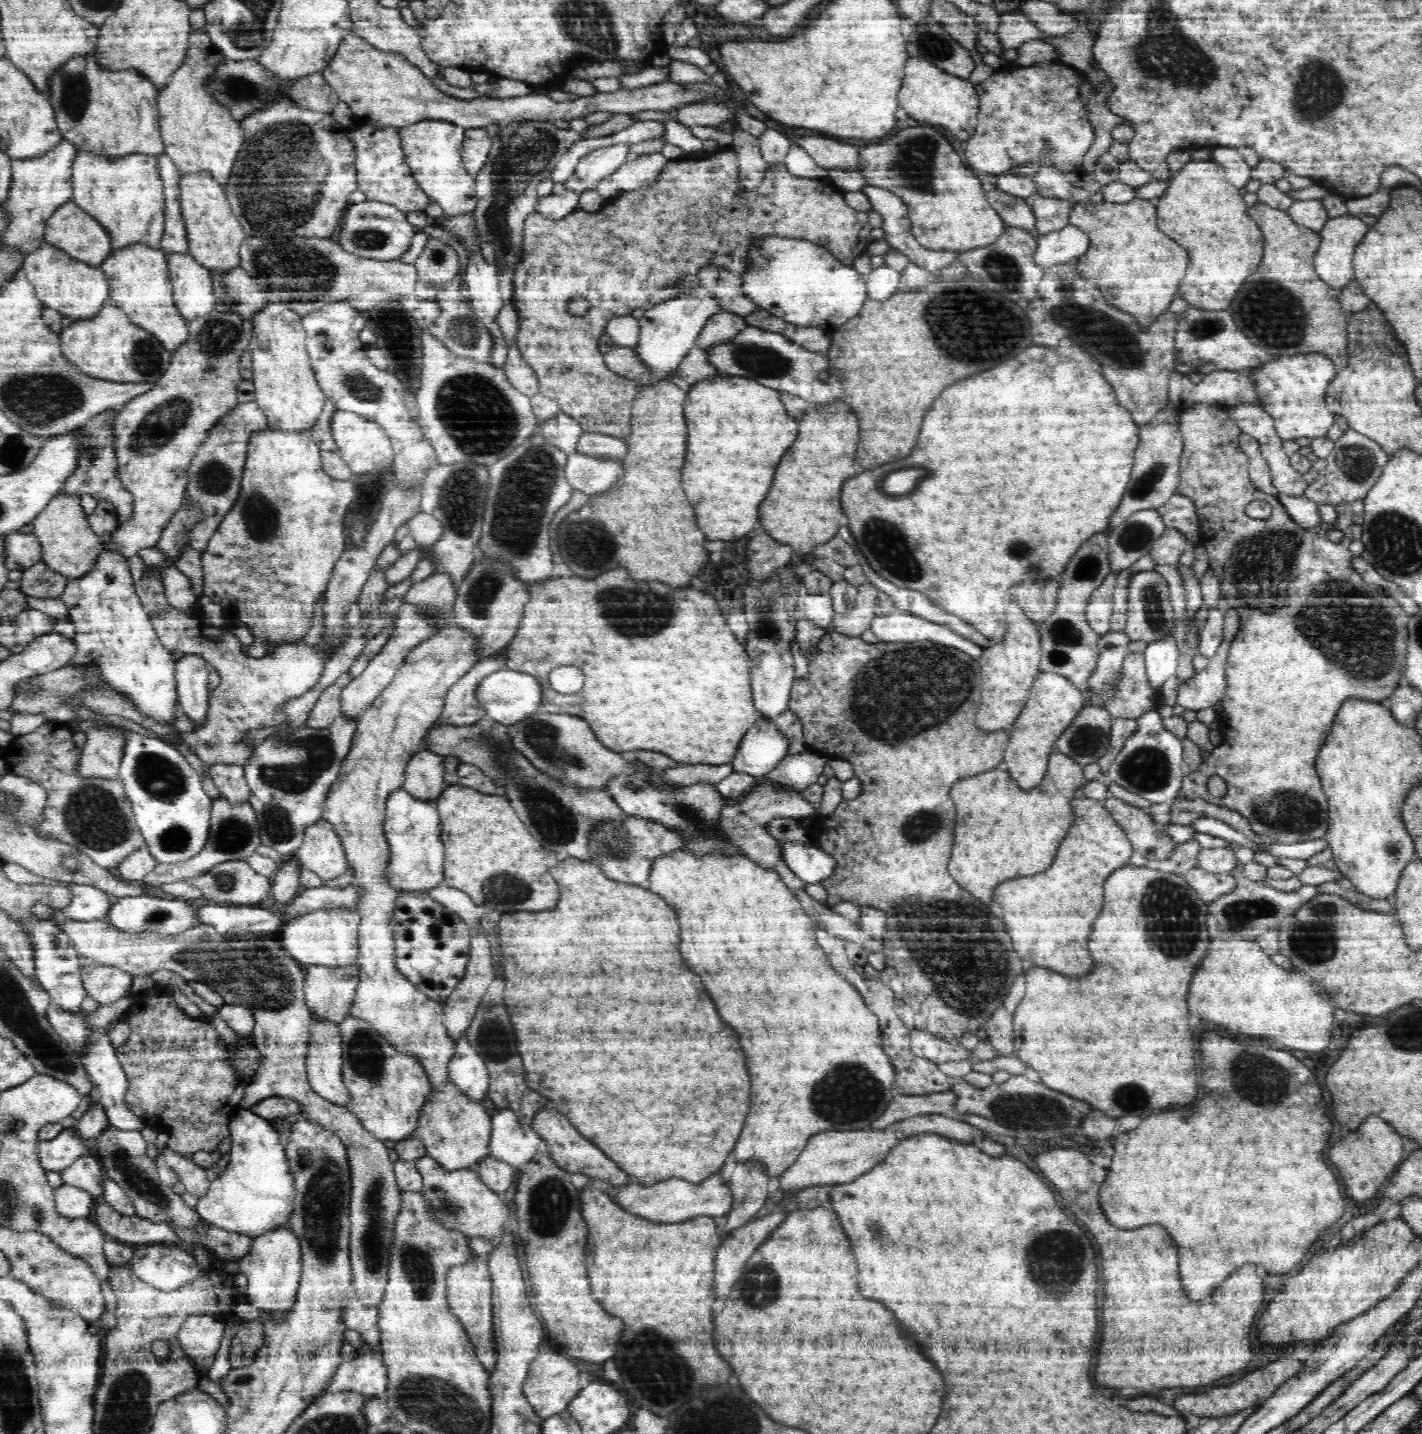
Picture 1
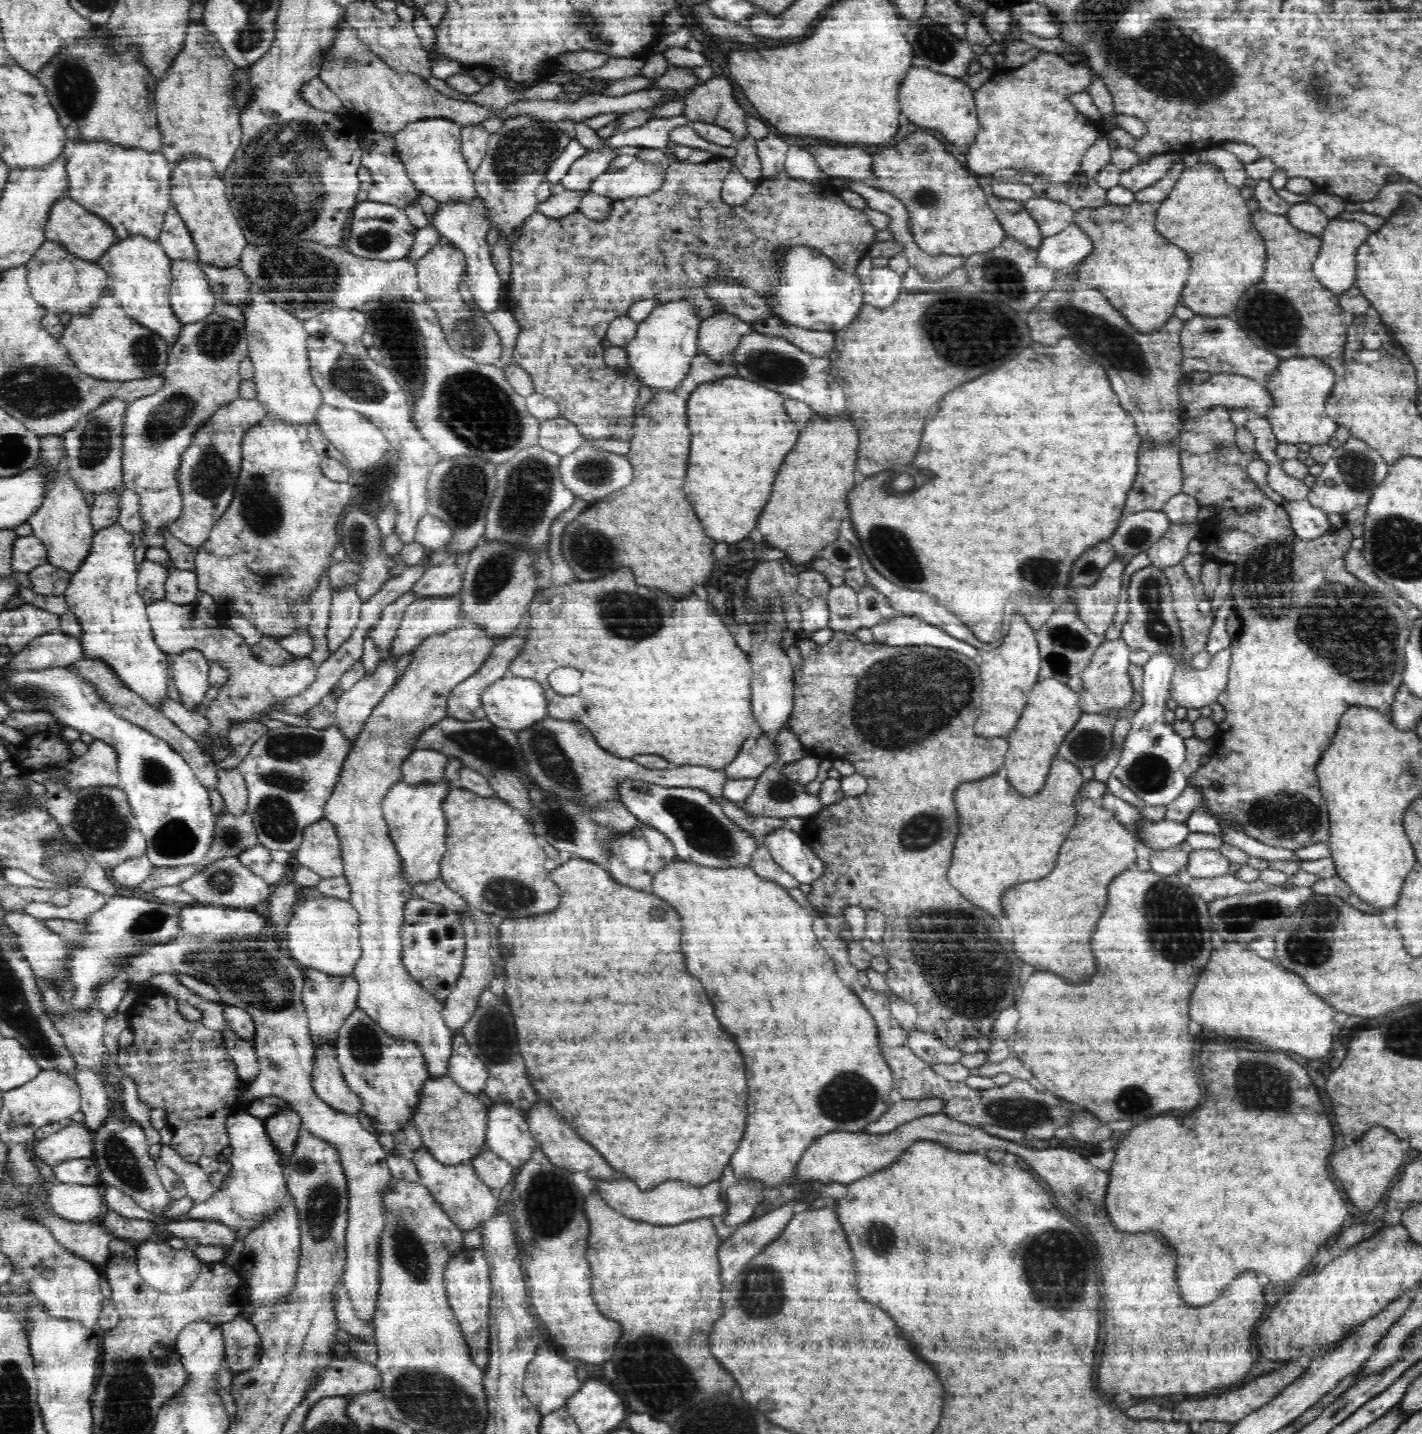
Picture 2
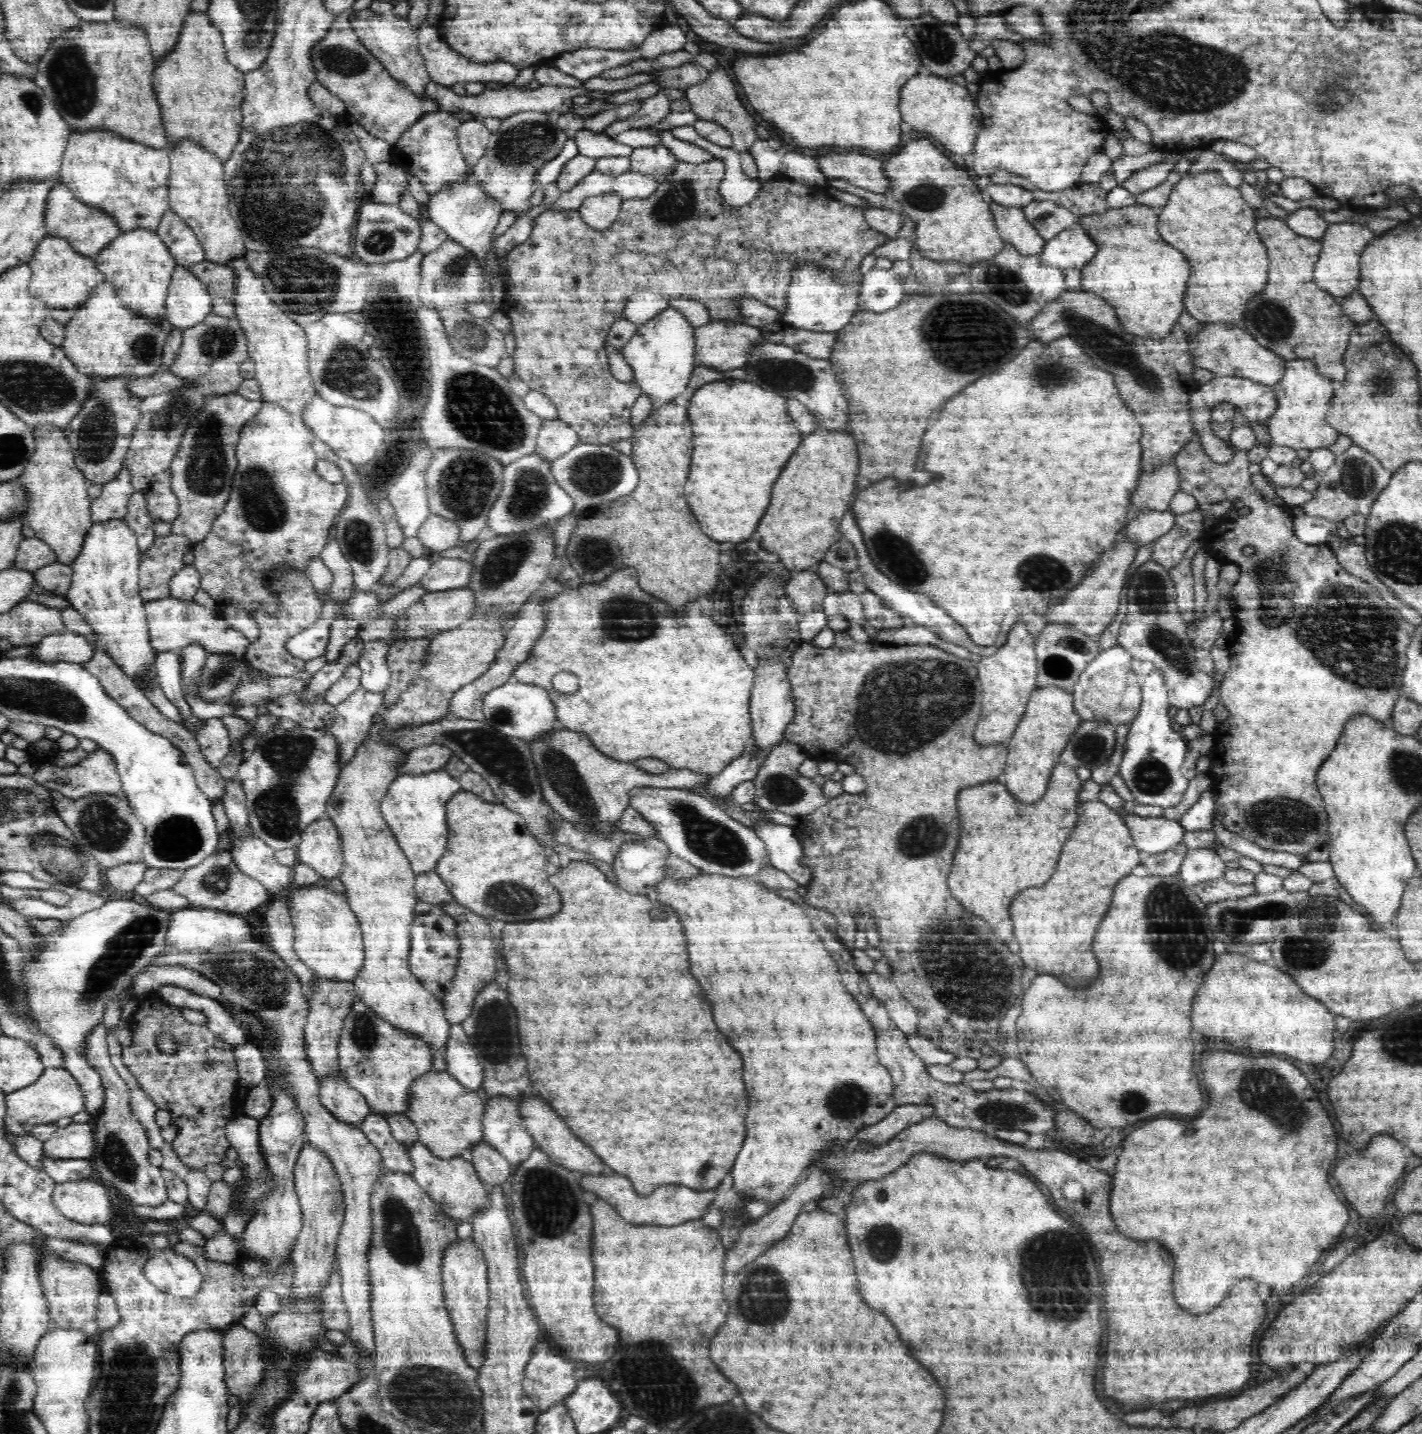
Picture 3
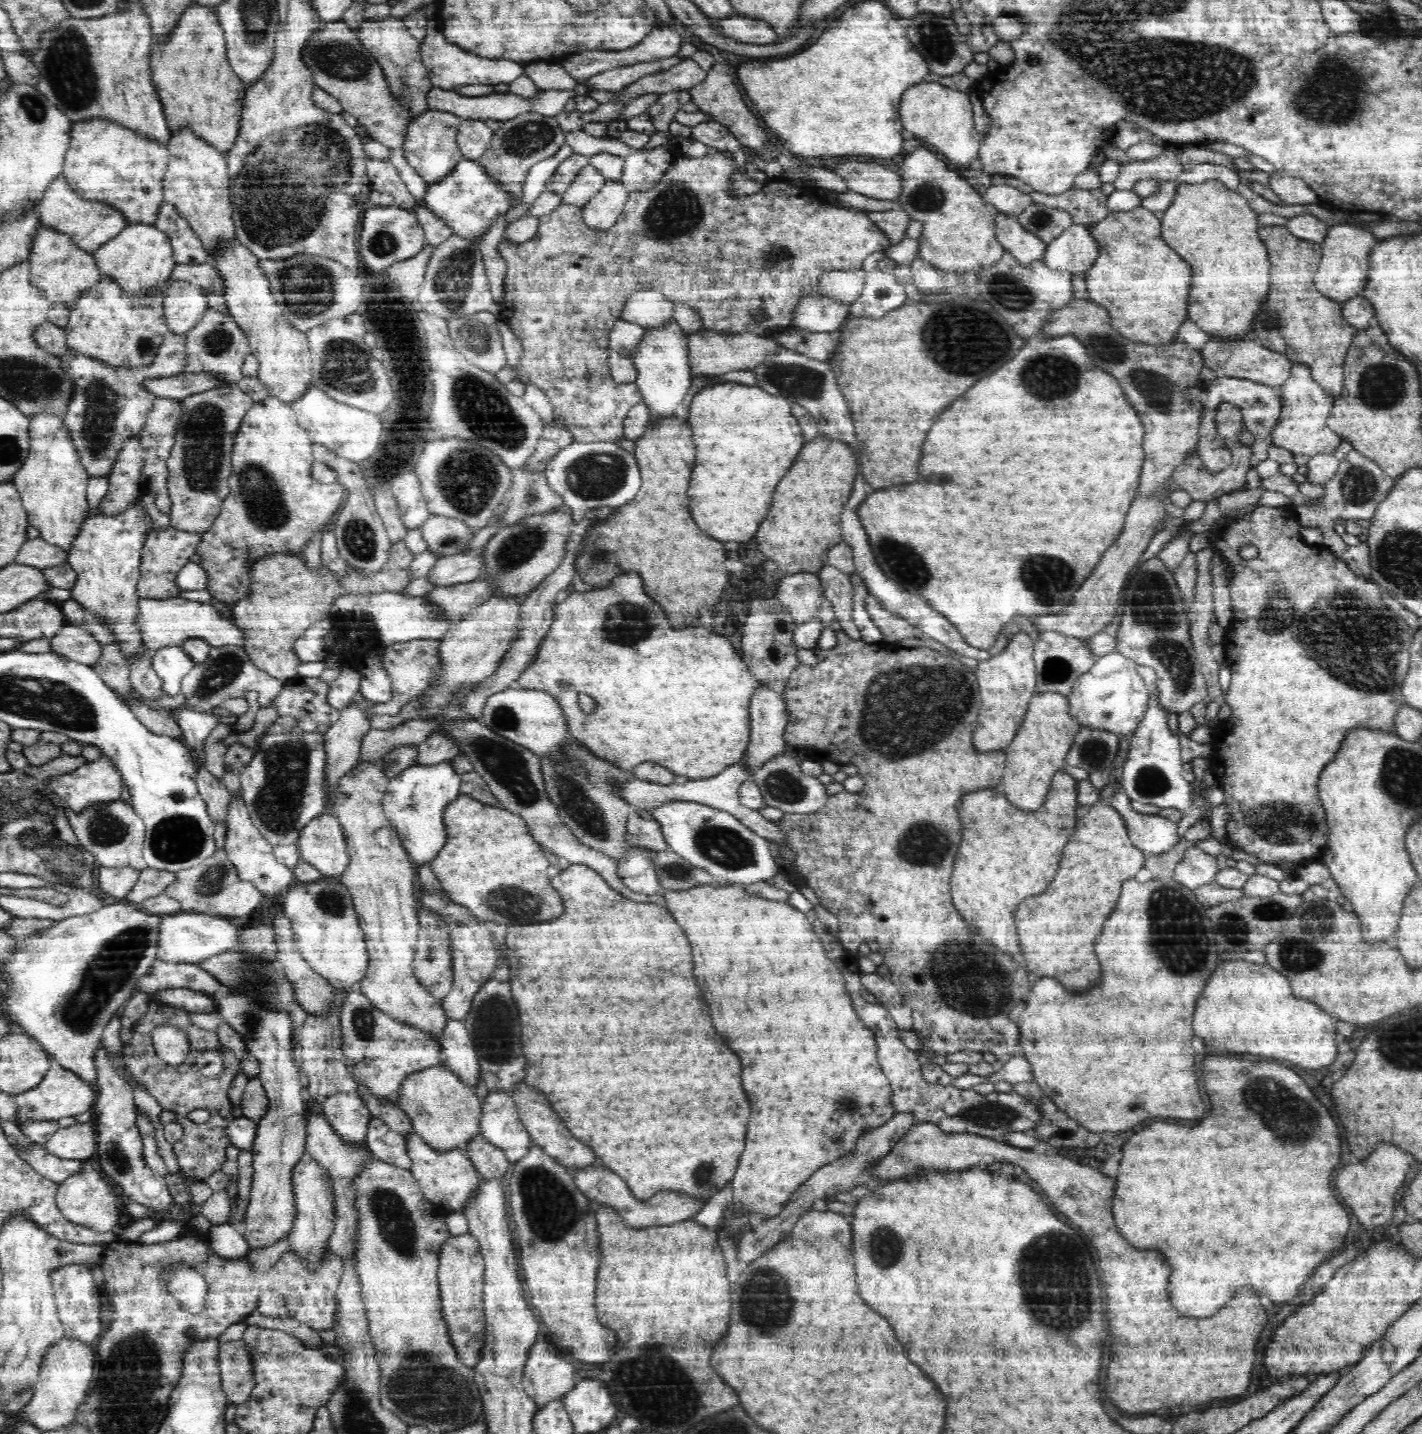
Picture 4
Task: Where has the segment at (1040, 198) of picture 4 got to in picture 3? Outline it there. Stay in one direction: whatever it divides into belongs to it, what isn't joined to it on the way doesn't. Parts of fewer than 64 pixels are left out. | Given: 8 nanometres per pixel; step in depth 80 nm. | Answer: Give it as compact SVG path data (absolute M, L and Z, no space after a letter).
M1076 182L1066 190L1048 191L1035 188L1033 195L1036 201L1050 200L1062 208L1068 208L1076 219L1086 217L1088 214L1104 214L1109 208L1108 193L1096 184Z

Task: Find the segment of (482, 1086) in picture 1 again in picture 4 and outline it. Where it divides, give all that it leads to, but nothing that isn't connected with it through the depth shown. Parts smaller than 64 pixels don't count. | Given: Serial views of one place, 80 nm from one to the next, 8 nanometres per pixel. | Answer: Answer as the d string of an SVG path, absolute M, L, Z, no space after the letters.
M449 1019L441 1038L442 1065L474 1088L481 1078L480 1061L466 1025L461 1020Z

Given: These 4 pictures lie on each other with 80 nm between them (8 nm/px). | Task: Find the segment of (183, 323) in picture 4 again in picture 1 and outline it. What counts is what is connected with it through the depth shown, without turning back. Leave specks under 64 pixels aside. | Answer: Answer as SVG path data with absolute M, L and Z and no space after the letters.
M172 252L166 256L170 282L173 288L174 304L186 320L194 320L200 316L206 316L211 309L218 306L214 293L212 293L211 270L203 267L190 254Z

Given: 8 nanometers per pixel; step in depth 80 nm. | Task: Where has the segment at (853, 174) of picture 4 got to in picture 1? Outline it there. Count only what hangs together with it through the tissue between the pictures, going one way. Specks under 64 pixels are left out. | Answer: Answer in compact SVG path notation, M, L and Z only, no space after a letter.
M822 135L796 138L792 145L804 148L818 166L828 170L857 170L859 155L852 144L826 140Z

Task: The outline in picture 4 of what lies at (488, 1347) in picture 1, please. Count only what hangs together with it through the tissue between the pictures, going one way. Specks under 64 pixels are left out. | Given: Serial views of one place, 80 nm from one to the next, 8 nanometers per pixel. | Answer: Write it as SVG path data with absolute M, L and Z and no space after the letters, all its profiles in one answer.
M464 1233L452 1237L442 1246L439 1254L437 1279L441 1291L442 1317L449 1328L449 1337L457 1349L462 1364L474 1368L481 1359L485 1343L485 1310L483 1307L483 1280L485 1264L473 1236Z

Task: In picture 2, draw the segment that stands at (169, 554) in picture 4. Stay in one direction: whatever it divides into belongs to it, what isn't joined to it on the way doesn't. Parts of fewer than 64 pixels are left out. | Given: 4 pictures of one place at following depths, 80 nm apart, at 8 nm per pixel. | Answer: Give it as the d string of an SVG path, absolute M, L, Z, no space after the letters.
M144 560L137 573L137 592L143 602L150 606L166 599L165 583L168 579L168 568L162 564Z

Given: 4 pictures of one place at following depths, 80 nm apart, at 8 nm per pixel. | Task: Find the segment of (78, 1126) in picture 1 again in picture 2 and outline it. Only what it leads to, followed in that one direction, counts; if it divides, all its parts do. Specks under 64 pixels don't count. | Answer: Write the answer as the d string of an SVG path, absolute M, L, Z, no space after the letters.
M78 1067L73 1080L80 1088L84 1126L90 1132L97 1131L106 1124L106 1118L110 1116L109 1088L96 1072L83 1071Z

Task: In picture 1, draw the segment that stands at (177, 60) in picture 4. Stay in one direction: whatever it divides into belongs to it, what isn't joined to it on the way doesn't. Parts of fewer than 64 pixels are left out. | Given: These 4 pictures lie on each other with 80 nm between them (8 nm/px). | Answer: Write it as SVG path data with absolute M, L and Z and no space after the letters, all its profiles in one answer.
M192 29L185 59L170 77L166 88L158 91L157 106L164 153L172 159L176 168L182 174L207 172L226 189L234 162L244 144L245 134L241 124L232 119L228 111L224 111L206 92L207 76L223 57L220 52L212 44L205 29Z

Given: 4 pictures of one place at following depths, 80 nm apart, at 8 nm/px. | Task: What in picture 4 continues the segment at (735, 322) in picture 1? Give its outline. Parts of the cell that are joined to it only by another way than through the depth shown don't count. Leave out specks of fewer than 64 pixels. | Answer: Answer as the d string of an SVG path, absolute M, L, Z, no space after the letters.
M700 330L690 334L689 339L689 364L692 380L698 376L706 378L718 377L732 372L732 370L751 370L766 361L766 356L778 352L781 346L770 336L758 336L751 332L744 334L722 334L721 332Z

